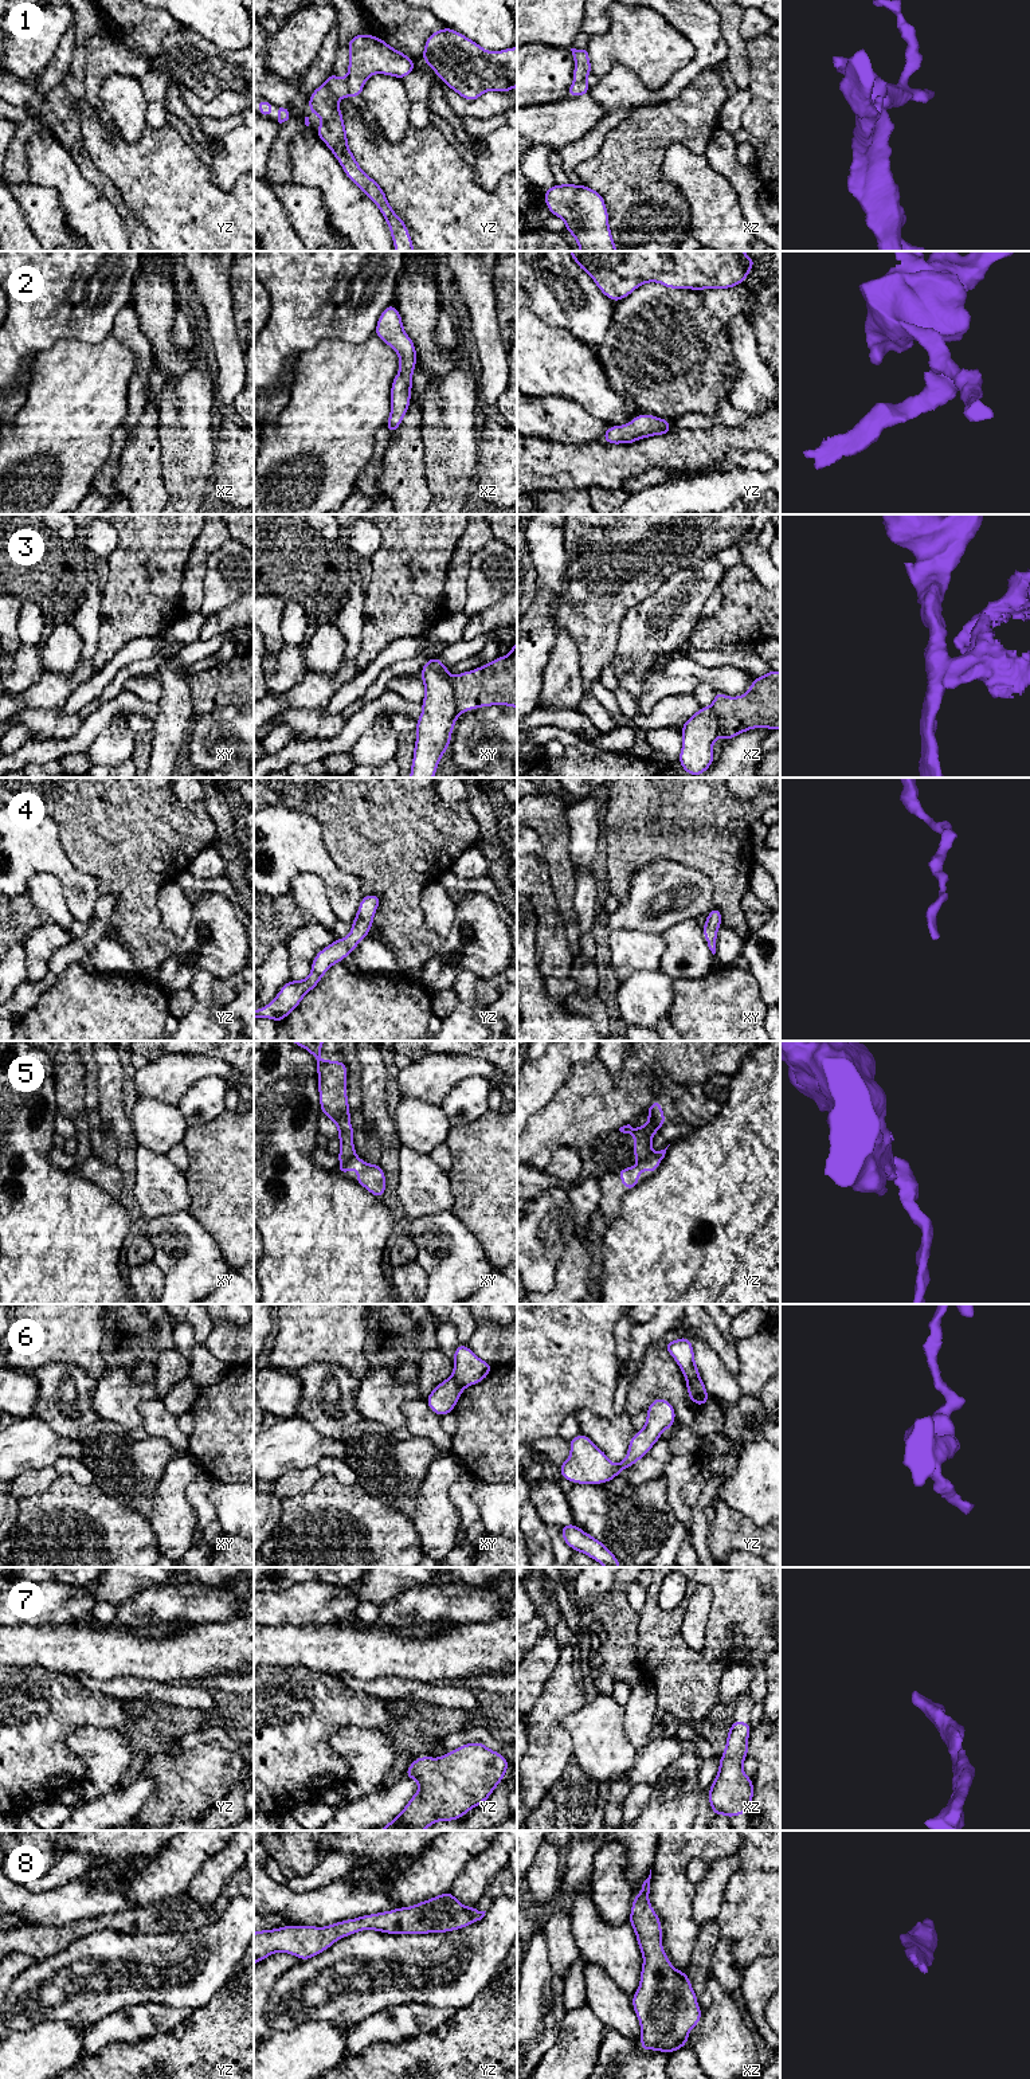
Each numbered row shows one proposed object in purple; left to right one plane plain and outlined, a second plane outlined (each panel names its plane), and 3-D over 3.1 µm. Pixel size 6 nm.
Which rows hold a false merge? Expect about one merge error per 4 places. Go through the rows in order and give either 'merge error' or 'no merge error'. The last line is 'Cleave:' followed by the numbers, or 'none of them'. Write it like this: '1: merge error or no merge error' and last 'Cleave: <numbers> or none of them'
1: merge error
2: no merge error
3: merge error
4: no merge error
5: merge error
6: merge error
7: no merge error
8: no merge error
Cleave: 1, 3, 5, 6

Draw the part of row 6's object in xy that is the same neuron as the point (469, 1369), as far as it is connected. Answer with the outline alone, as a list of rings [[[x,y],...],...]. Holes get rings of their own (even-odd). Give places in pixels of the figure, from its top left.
[[[461,1343],[457,1344],[453,1362],[454,1370],[451,1377],[463,1387],[482,1382],[494,1369],[493,1365],[478,1358],[469,1346]]]

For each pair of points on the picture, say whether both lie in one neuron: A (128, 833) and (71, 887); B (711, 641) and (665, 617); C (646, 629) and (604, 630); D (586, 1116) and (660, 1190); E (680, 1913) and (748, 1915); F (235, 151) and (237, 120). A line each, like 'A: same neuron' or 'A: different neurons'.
A: different neurons
B: different neurons
C: different neurons
D: different neurons
E: different neurons
F: different neurons

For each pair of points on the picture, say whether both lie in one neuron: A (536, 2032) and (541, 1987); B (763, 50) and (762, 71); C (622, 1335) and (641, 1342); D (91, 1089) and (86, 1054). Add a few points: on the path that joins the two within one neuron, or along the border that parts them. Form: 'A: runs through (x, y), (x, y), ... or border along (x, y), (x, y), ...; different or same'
A: runs through (536, 2021), (540, 1997); same
B: runs through (763, 55), (763, 66); same
C: border along (633, 1326), (629, 1334), (629, 1355); different
D: runs through (90, 1081), (89, 1063); same

